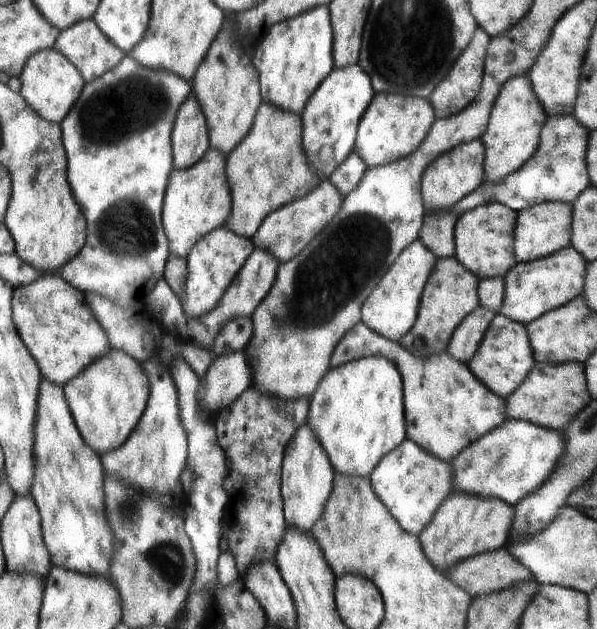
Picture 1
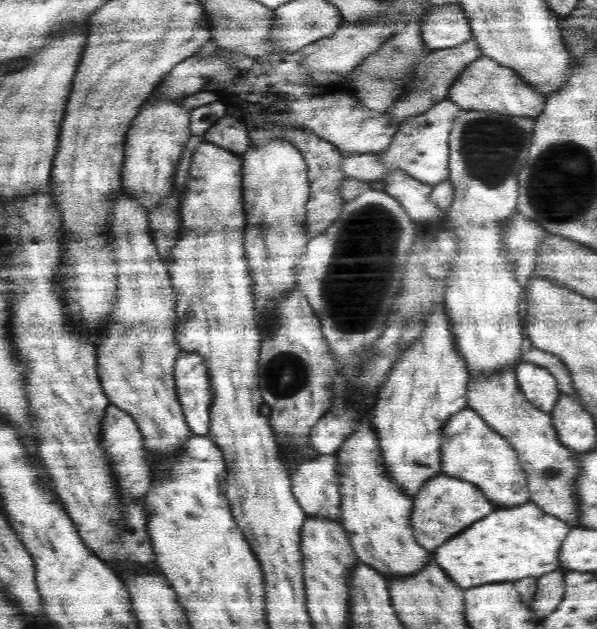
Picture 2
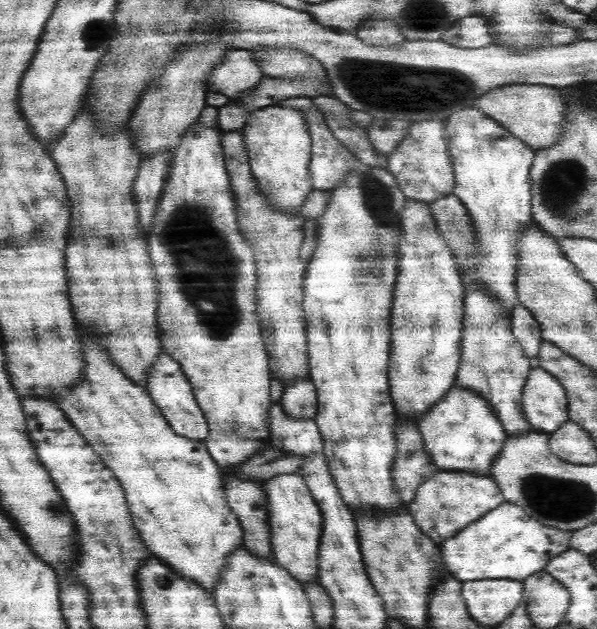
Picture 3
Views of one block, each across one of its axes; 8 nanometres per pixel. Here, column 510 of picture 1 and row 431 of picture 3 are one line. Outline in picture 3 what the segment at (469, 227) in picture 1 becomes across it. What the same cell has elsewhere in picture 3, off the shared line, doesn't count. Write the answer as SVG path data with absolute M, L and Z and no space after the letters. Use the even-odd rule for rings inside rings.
M195 123L190 126L189 130L182 135L181 143L173 149L172 167L169 168L164 190L161 194L161 202L158 205L156 215L154 215L151 230L147 232L147 241L150 244L150 256L152 262L156 266L166 266L166 274L170 274L170 280L158 280L158 308L157 308L157 325L161 332L161 344L166 354L169 354L174 360L177 360L188 377L193 388L196 401L200 405L206 423L208 423L208 436L206 436L206 445L210 456L217 461L219 469L224 472L224 488L226 501L232 512L237 516L245 535L243 536L243 544L250 554L258 556L258 558L266 559L266 562L276 563L273 560L270 540L270 525L268 525L268 515L266 510L266 486L267 480L246 480L246 478L238 477L238 468L246 461L258 455L257 452L262 447L268 445L269 440L269 408L273 403L270 399L270 367L268 366L268 353L261 337L261 324L257 315L257 264L254 257L253 248L249 245L249 241L242 236L242 231L238 226L237 206L229 173L225 165L225 156L222 150L223 132L220 127L209 127L204 124Z

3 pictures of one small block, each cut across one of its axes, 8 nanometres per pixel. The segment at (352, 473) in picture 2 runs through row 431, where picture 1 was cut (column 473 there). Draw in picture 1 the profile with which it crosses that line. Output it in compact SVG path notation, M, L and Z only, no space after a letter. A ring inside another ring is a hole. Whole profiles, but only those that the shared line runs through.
M499 312L490 322L485 338L473 358L467 362L473 374L481 380L494 394L507 399L516 392L518 386L534 368L536 359L533 355L533 345L529 339L528 327L525 324L514 322Z

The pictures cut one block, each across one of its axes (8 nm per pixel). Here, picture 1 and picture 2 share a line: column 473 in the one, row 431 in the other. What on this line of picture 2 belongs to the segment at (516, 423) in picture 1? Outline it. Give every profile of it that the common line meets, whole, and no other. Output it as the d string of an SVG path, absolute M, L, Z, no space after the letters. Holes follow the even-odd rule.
M464 408L458 415L452 416L450 422L445 425L446 430L442 430L442 472L448 476L468 480L471 484L482 492L482 495L490 500L492 504L498 504L500 508L518 507L531 501L531 495L527 486L527 475L518 461L518 453L512 445L493 428L487 426L483 418L472 408Z

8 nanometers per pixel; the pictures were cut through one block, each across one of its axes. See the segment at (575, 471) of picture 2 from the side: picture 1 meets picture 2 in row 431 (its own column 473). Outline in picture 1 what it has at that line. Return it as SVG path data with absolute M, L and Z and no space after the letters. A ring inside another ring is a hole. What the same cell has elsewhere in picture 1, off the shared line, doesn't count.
M454 492L417 537L429 561L445 574L462 560L506 547L510 542L513 519L514 507L498 498L478 498Z

